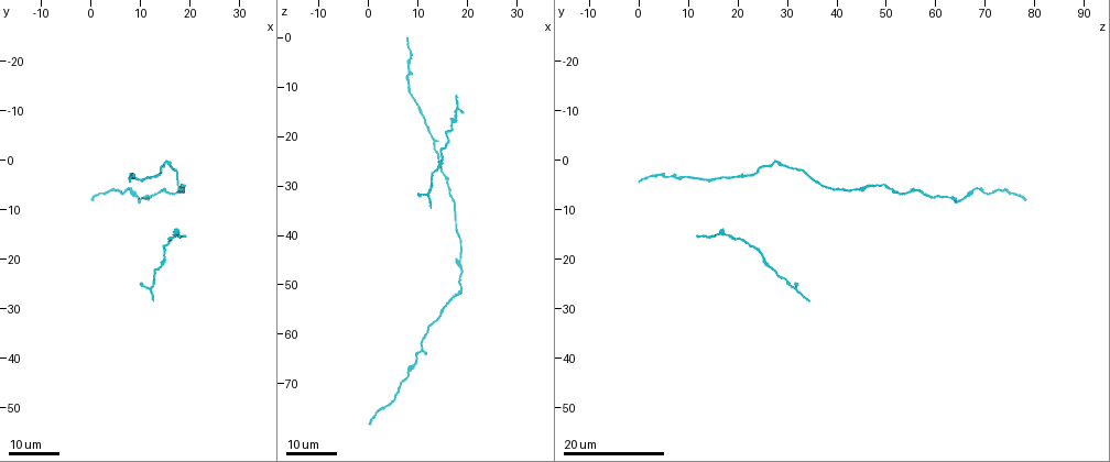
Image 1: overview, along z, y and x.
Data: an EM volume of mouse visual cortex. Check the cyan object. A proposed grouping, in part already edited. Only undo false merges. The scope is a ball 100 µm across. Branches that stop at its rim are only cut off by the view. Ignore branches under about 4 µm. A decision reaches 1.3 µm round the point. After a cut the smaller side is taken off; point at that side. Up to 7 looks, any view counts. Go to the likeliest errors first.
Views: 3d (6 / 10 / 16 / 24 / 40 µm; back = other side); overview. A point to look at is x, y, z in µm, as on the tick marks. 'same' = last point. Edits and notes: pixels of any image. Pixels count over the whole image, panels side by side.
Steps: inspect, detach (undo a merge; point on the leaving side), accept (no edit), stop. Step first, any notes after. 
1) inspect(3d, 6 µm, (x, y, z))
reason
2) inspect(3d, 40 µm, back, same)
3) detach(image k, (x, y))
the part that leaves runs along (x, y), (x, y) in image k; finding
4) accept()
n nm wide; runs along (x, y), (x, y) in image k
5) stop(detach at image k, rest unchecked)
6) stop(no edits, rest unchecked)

inspect(3d, 16 µm, (12.0, 25.5, 31.5))
side arm on a straight run

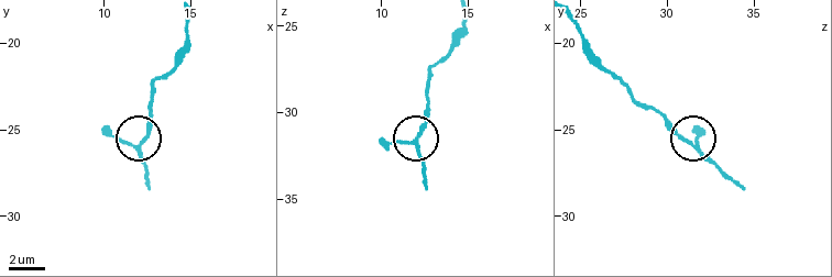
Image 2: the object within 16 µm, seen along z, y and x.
inspect(3d, 6 µm, (12.1, 25.8, 31.5))

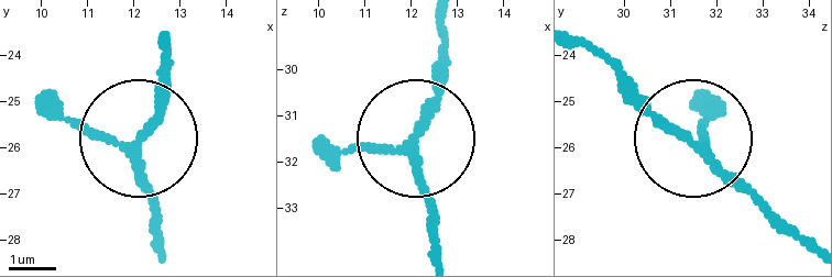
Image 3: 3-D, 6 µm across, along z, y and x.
accept()
180 nm wide; runs along (171, 39), (171, 93), (135, 153), (146, 231) in image 3; one cell here

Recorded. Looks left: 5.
inspect(3d, 24 µm, (10.5, 7.0, 63.5))
thick turns thin

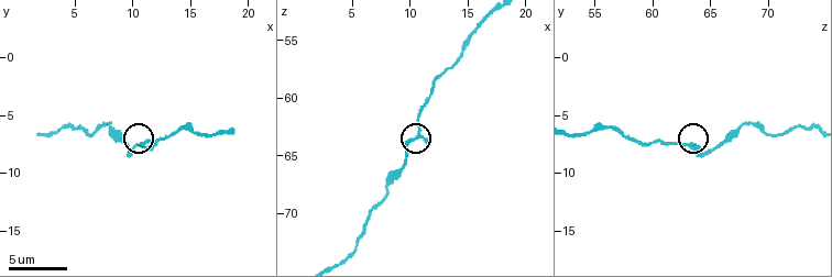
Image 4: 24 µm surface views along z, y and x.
inspect(3d, 6 µm, (10.8, 7.6, 63.2))

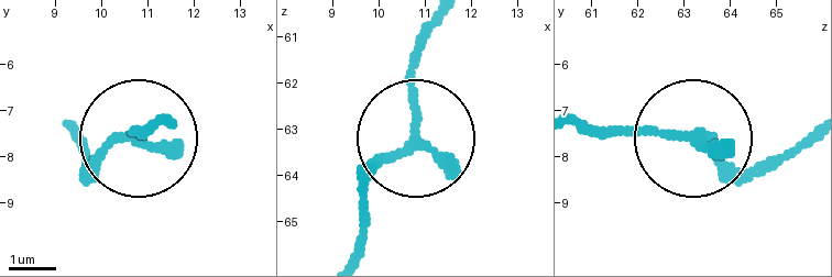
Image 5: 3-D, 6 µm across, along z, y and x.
accept()
runs along (576, 130), (670, 130), (742, 165), (785, 157) in image 5; all the same cell

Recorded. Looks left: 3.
inspect(3d, 10 µm, (6.2, 6.8, 70.2))

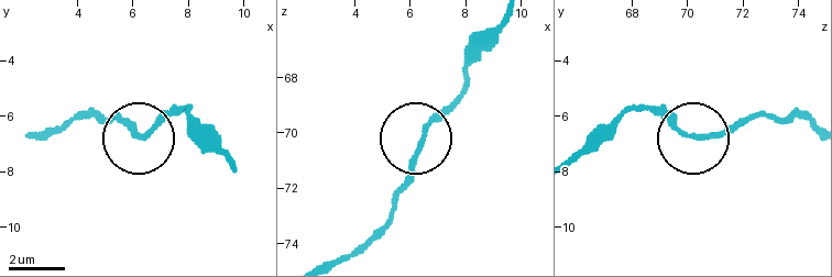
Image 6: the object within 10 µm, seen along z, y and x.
inspect(3d, 6 µm, (6.4, 6.8, 70.2))

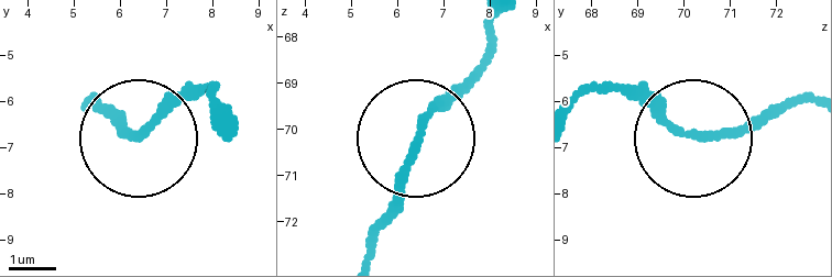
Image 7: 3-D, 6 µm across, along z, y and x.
accept()
runs along (572, 108), (631, 96), (690, 131), (750, 131), (809, 96) in image 7; all the same cell

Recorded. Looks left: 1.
stop(no edits, rest unchecked)

